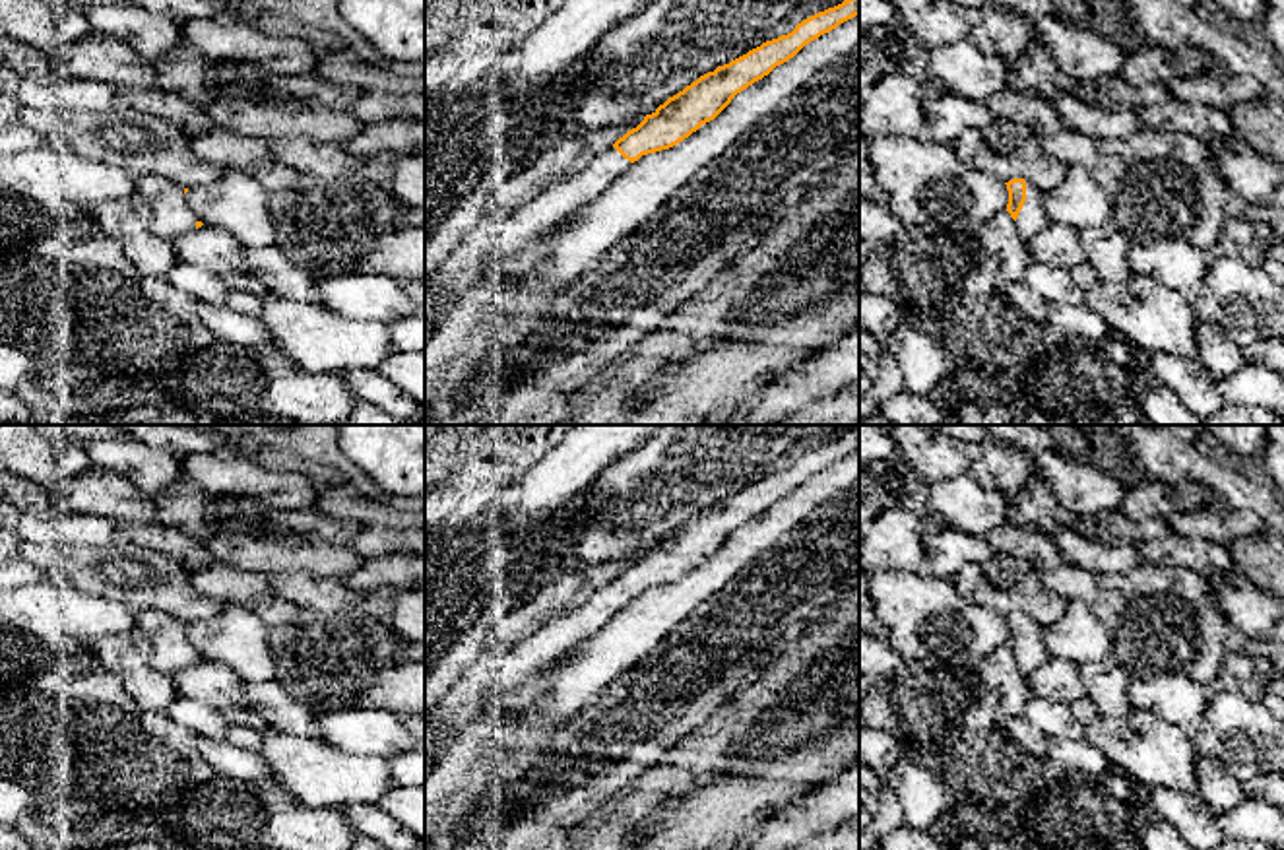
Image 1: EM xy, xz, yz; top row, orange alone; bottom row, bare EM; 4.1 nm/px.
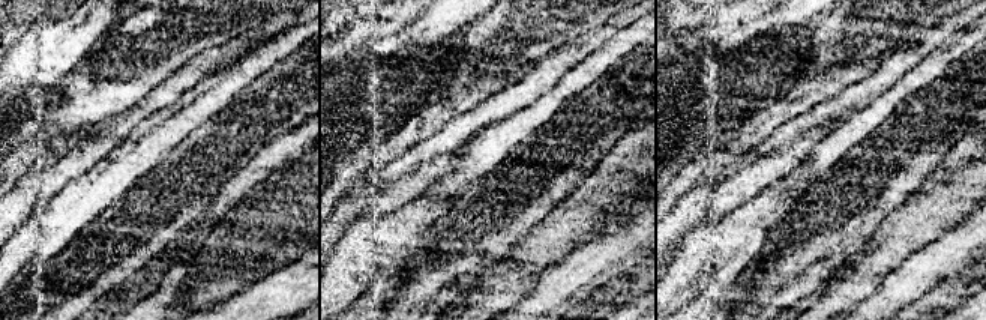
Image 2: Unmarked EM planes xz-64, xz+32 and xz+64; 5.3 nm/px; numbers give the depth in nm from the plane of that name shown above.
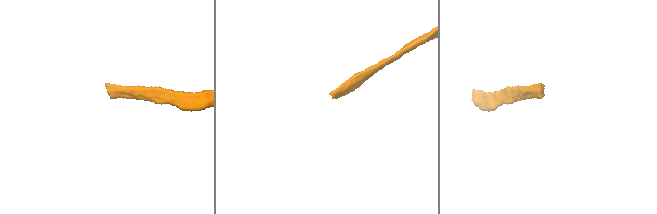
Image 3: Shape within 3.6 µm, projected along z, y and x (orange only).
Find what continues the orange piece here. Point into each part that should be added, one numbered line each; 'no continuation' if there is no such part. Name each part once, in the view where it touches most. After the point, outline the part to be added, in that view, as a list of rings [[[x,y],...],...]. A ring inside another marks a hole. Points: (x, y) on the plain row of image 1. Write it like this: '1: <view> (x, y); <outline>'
1: yz (1032, 653); [[[1026,615],[1026,637],[1016,652],[1016,664],[1020,671],[1028,675],[1047,660],[1051,660],[1051,654],[1042,642],[1042,627]]]

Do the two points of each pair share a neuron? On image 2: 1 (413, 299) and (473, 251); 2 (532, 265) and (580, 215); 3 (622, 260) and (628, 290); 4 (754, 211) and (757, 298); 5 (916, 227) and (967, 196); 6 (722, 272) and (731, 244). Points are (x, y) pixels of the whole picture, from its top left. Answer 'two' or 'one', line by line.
1: one
2: one
3: two
4: two
5: one
6: one

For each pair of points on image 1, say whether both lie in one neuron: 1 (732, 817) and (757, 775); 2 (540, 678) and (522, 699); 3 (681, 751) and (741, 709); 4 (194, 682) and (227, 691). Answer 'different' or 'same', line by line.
1: same
2: same
3: same
4: same

